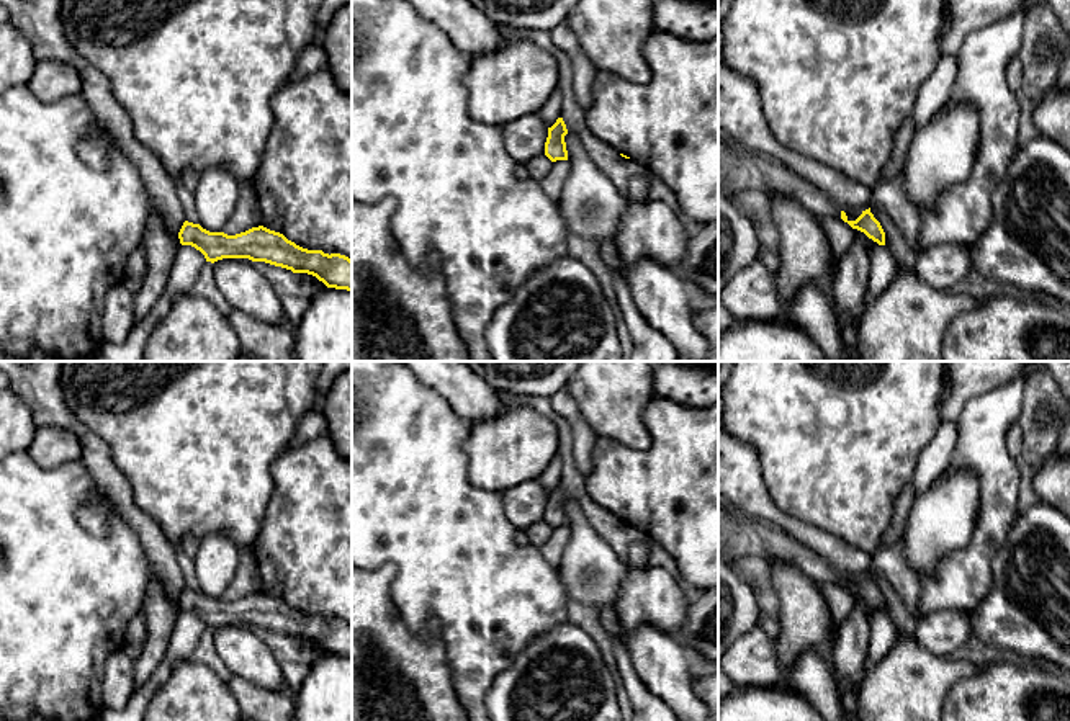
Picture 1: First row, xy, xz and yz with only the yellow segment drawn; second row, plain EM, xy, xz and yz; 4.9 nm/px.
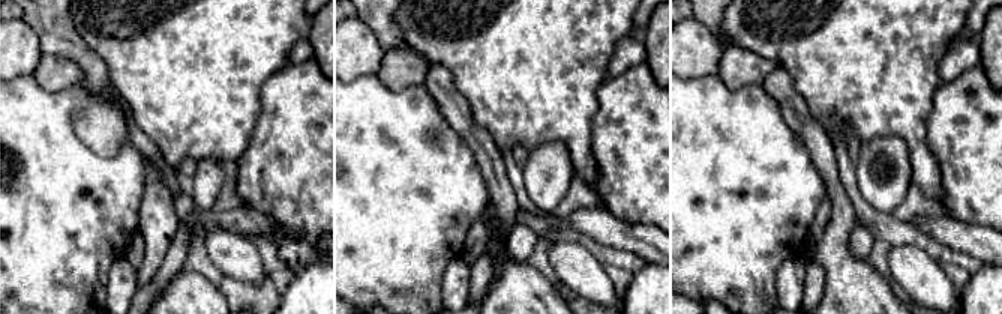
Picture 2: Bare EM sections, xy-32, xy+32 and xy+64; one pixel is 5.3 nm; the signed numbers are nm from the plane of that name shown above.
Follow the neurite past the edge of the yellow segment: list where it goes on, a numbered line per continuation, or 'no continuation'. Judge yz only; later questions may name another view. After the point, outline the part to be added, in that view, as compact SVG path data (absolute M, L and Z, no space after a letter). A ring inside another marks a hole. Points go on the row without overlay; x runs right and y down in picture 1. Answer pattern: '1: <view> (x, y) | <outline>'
1: yz (740, 535) | M718 499L718 554L735 561L744 556L785 559L816 582L841 584L841 575L813 549L725 499Z

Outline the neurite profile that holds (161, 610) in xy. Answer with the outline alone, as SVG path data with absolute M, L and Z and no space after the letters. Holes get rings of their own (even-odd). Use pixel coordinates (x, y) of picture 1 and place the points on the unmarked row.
M151 575L141 608L149 636L141 656L133 664L136 688L142 687L164 661L180 611L178 602L165 592L157 577Z

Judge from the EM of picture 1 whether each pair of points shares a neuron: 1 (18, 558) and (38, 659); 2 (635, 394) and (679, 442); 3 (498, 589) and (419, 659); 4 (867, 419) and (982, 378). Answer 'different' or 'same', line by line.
1: same
2: different
3: different
4: different

